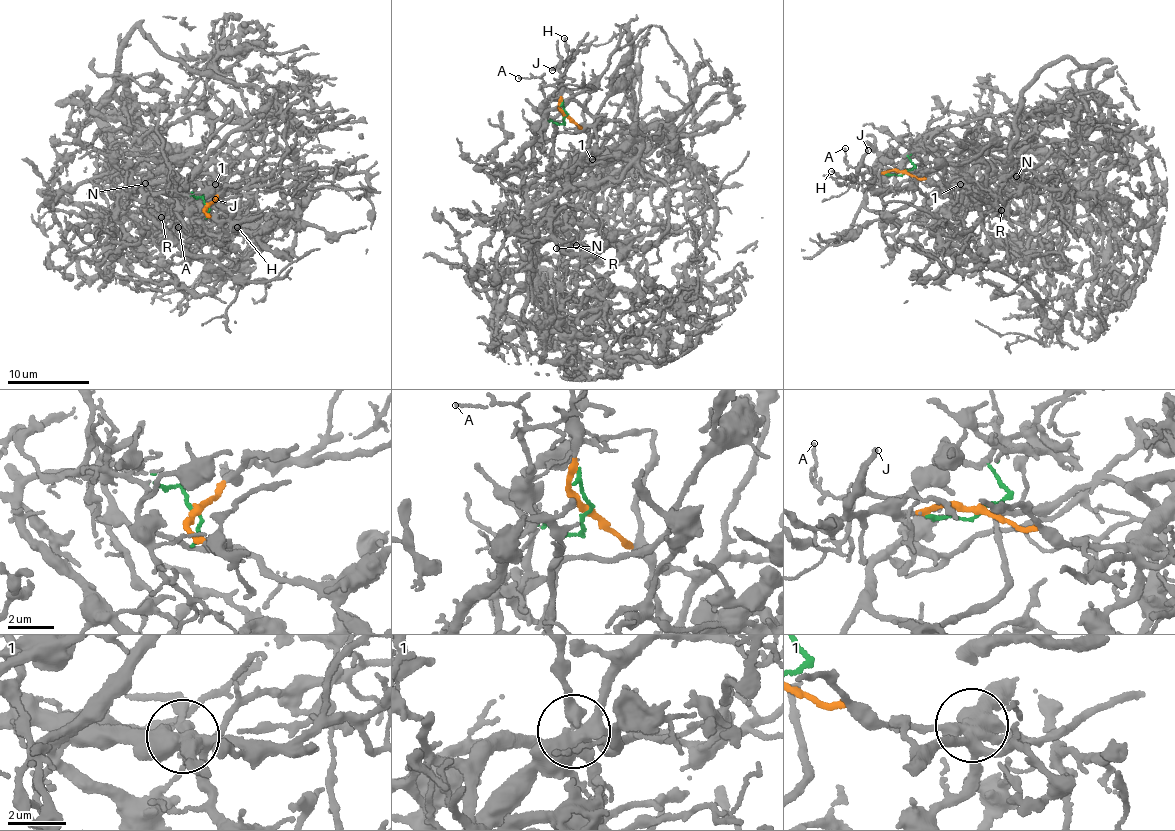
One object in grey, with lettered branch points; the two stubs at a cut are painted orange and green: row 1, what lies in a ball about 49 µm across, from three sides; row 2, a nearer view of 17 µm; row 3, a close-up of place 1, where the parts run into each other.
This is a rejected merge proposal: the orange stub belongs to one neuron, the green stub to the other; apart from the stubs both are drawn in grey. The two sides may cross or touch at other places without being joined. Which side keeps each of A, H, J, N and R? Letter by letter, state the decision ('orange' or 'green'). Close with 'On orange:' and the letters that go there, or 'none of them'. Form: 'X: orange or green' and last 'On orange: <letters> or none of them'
A: green
H: orange
J: orange
N: orange
R: orange
On orange: H, J, N, R

